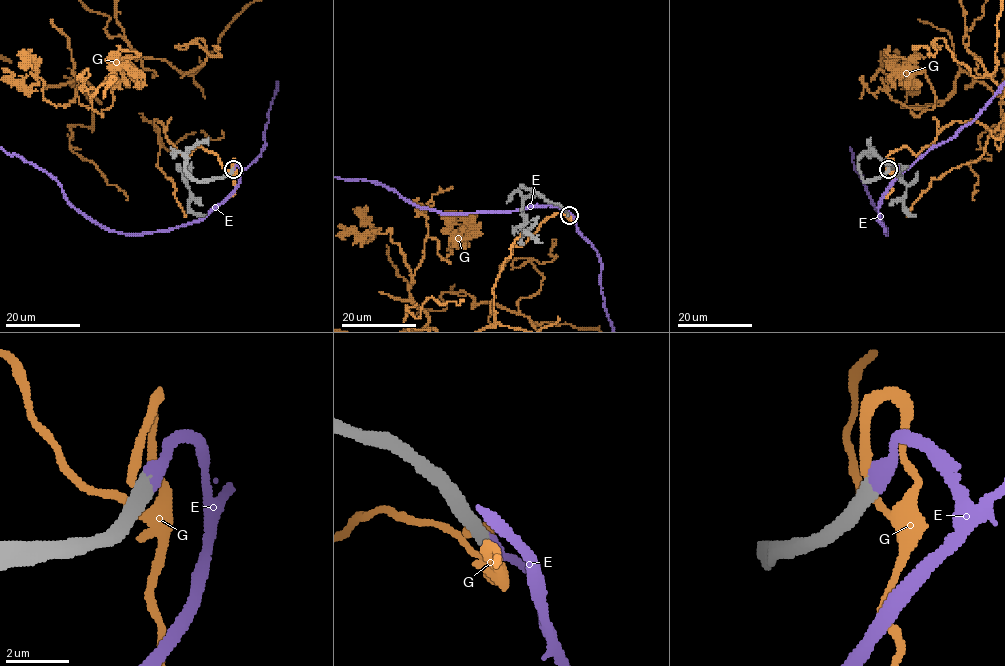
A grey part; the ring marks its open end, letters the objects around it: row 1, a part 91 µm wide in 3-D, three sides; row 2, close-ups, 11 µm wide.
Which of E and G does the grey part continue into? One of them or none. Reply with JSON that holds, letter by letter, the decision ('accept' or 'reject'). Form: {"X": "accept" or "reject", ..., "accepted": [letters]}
{"E": "accept", "G": "reject", "accepted": ["E"]}

